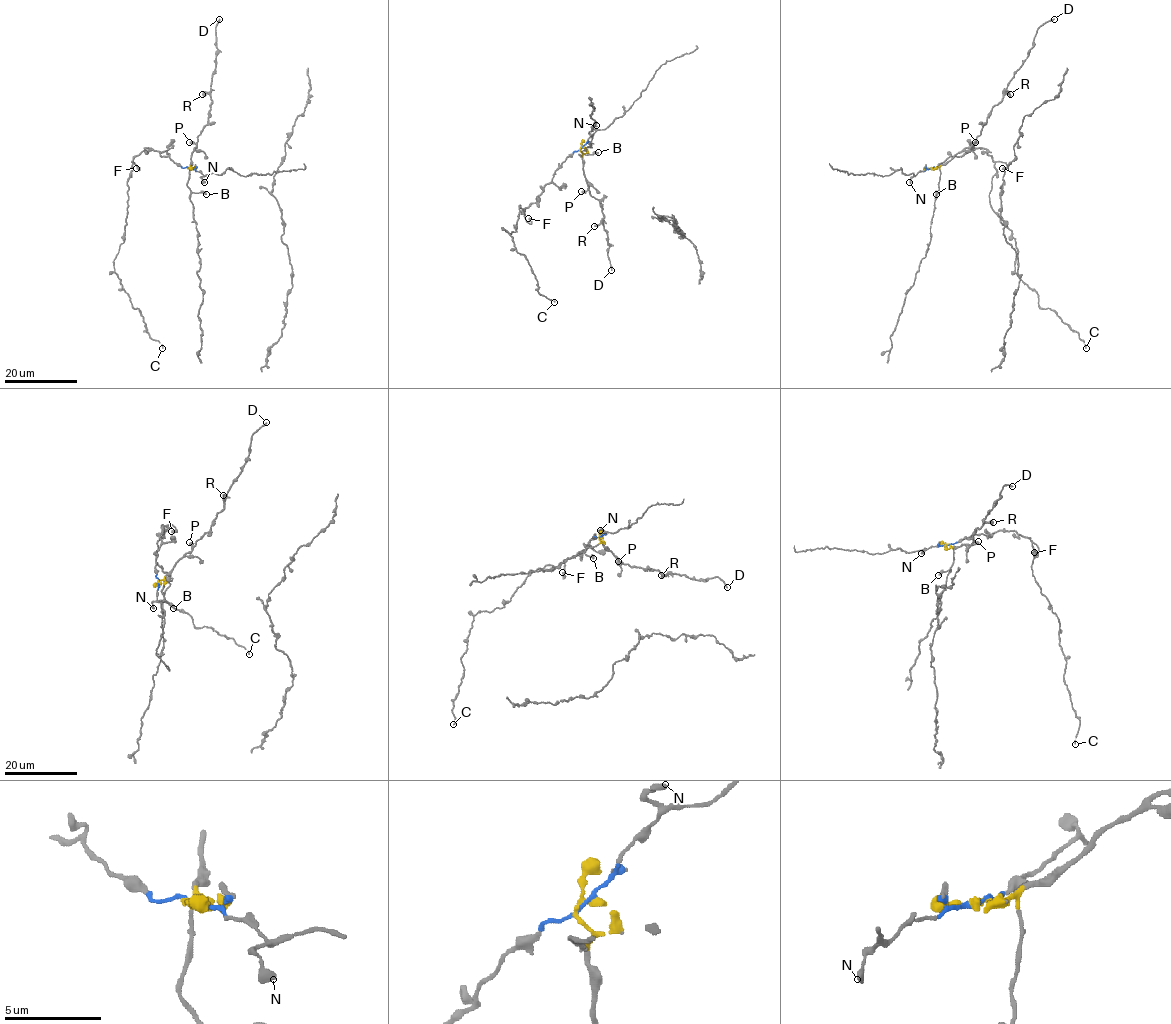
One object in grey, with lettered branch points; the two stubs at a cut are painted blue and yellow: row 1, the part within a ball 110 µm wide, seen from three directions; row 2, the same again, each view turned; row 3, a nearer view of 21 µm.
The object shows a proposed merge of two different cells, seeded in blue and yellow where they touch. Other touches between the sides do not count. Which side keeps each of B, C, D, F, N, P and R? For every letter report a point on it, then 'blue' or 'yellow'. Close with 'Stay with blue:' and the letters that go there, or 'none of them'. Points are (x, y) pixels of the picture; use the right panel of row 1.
B: (936, 194) | yellow
C: (1086, 348) | blue
D: (1054, 19) | yellow
F: (1002, 168) | blue
N: (909, 182) | blue
P: (975, 142) | yellow
R: (1010, 94) | yellow
Stay with blue: C, F, N

